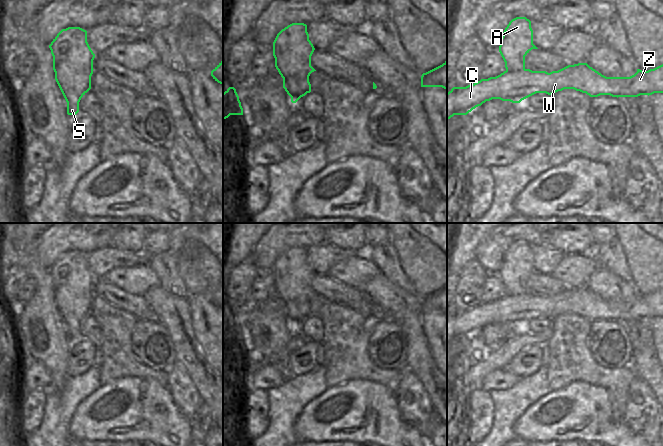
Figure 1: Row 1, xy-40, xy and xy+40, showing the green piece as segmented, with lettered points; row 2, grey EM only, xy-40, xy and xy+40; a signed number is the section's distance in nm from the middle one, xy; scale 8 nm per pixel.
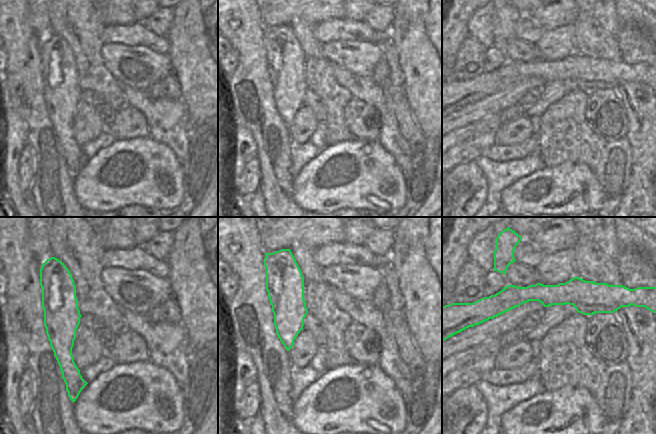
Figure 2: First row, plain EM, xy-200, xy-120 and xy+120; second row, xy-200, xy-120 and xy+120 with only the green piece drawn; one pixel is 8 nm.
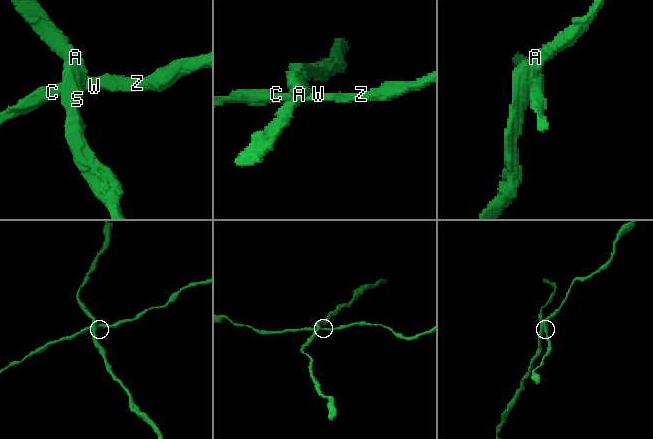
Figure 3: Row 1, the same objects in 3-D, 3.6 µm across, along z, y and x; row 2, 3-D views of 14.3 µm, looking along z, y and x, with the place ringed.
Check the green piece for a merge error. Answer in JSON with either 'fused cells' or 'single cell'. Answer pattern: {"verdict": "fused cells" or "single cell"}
{"verdict": "fused cells"}

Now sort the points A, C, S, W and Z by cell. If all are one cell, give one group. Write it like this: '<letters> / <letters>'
A S / C W Z

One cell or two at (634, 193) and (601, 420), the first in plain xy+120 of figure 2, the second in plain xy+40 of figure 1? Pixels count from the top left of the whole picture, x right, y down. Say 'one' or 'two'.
two

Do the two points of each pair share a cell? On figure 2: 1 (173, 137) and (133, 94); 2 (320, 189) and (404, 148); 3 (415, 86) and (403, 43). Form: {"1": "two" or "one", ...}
{"1": "one", "2": "two", "3": "one"}

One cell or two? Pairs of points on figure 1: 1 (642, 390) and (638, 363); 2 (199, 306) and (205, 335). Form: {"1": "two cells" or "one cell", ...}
{"1": "two cells", "2": "one cell"}

